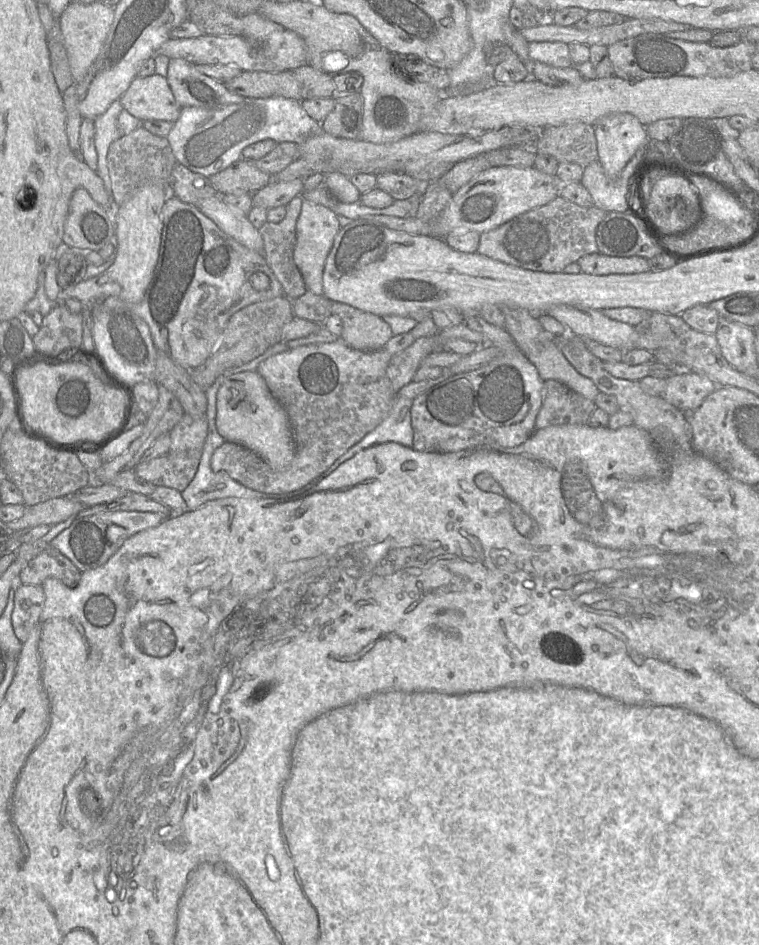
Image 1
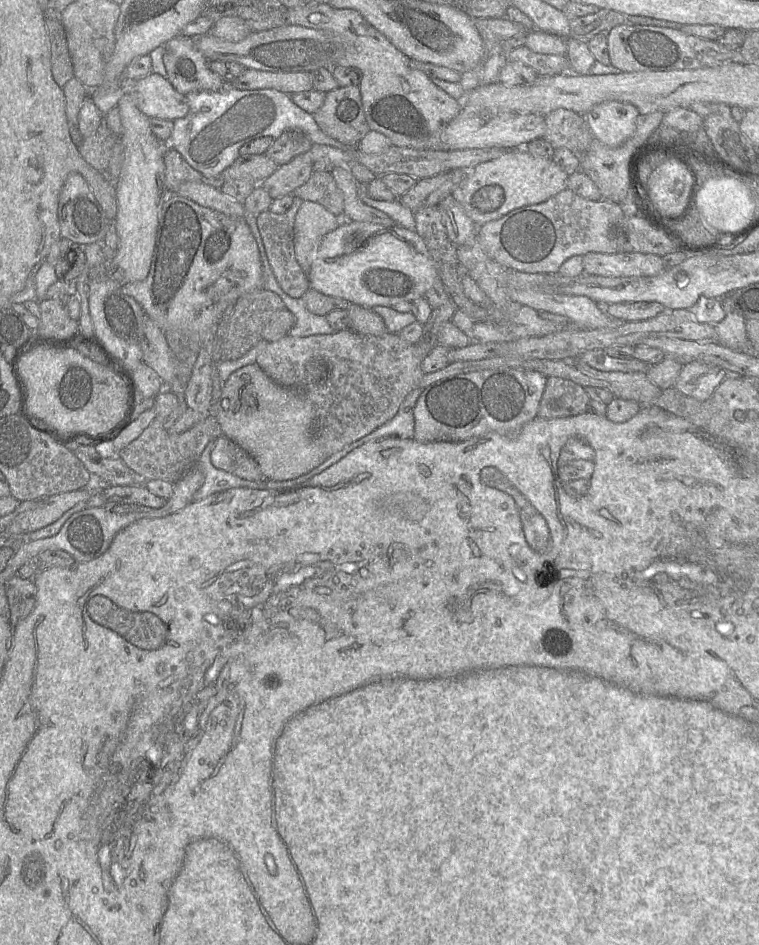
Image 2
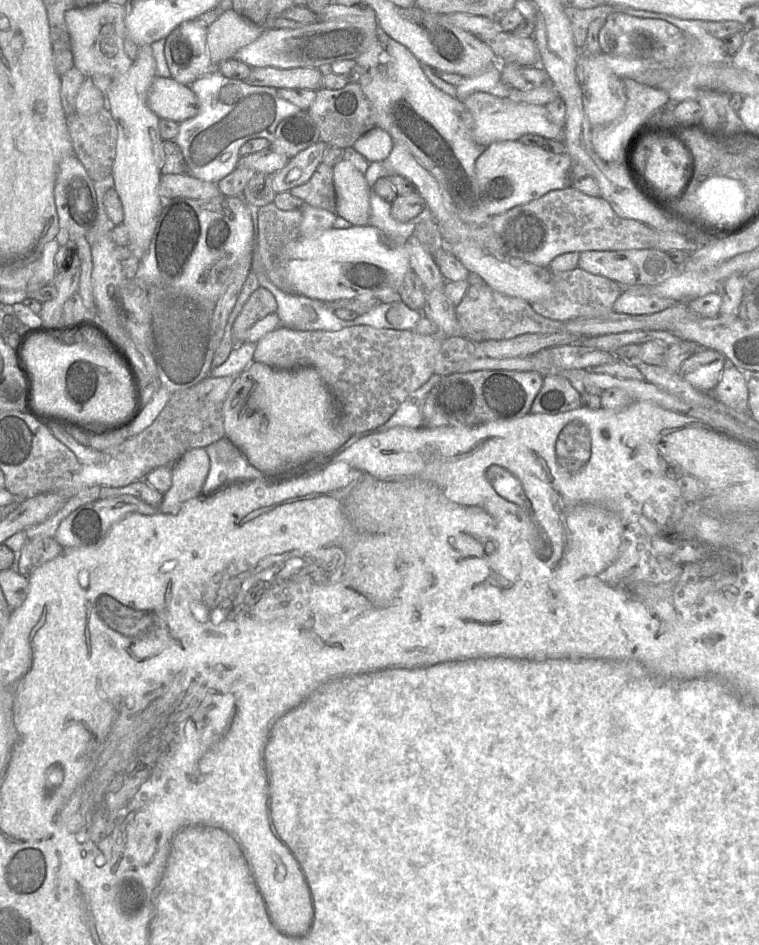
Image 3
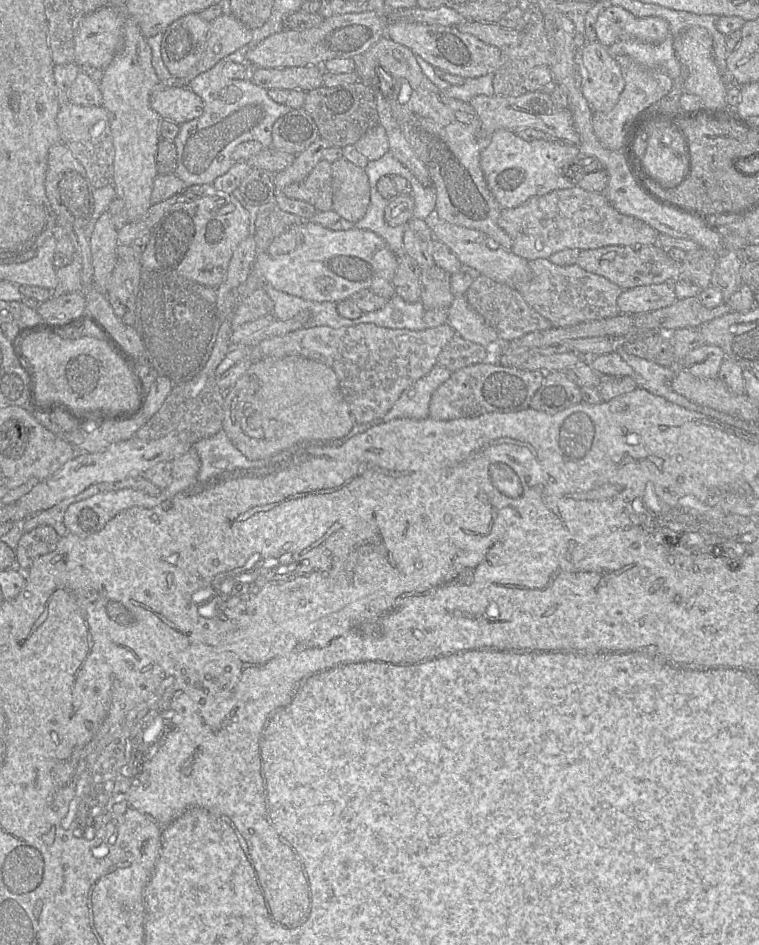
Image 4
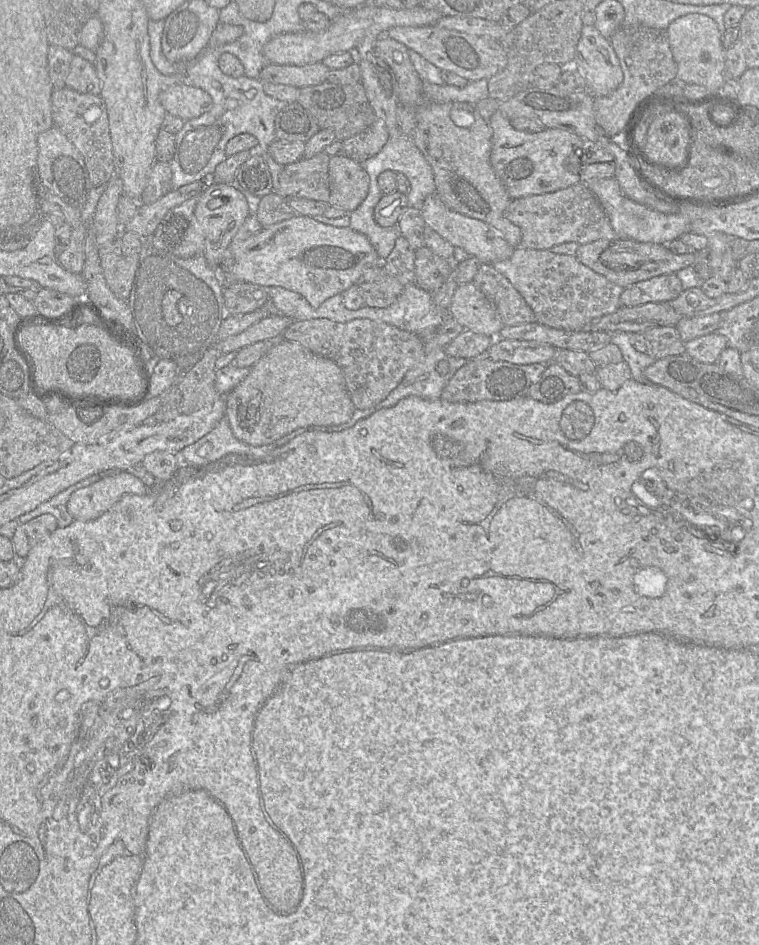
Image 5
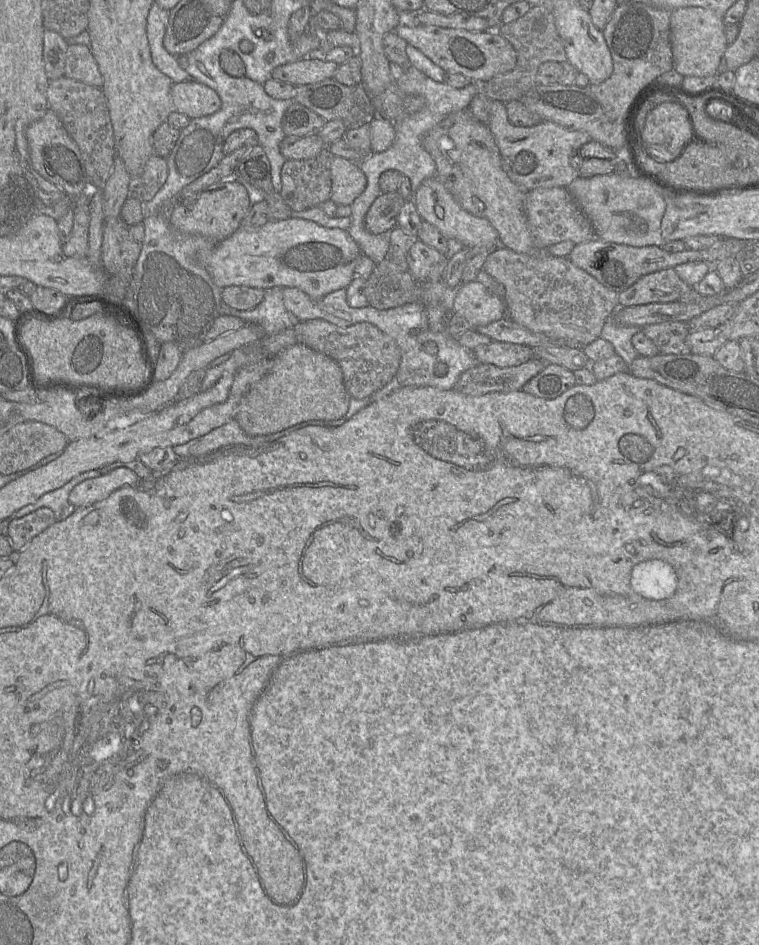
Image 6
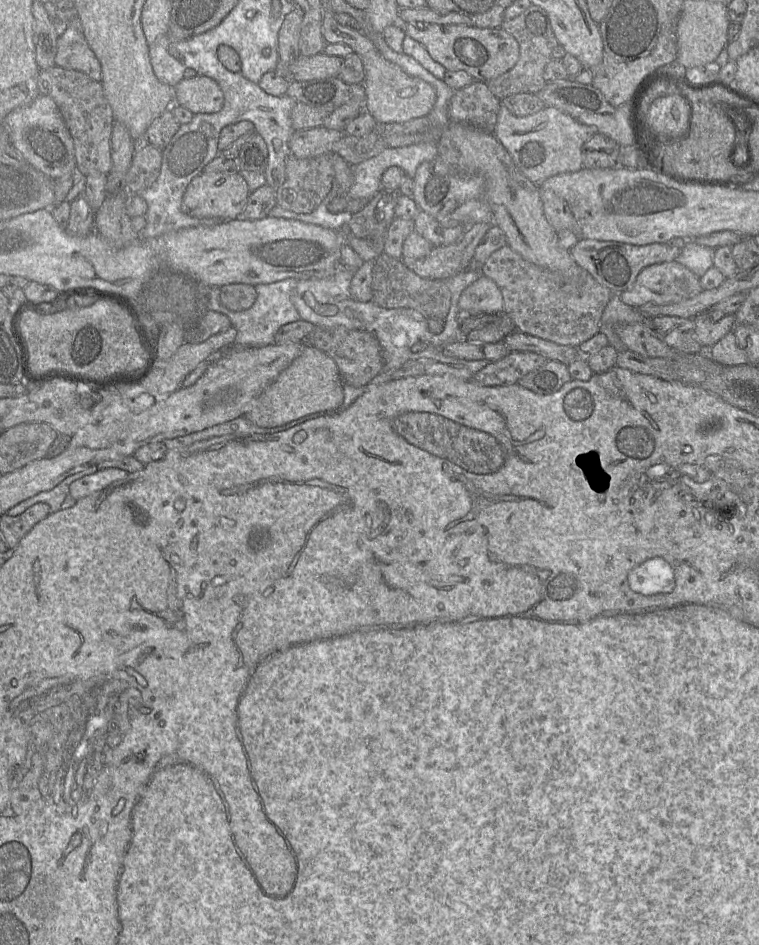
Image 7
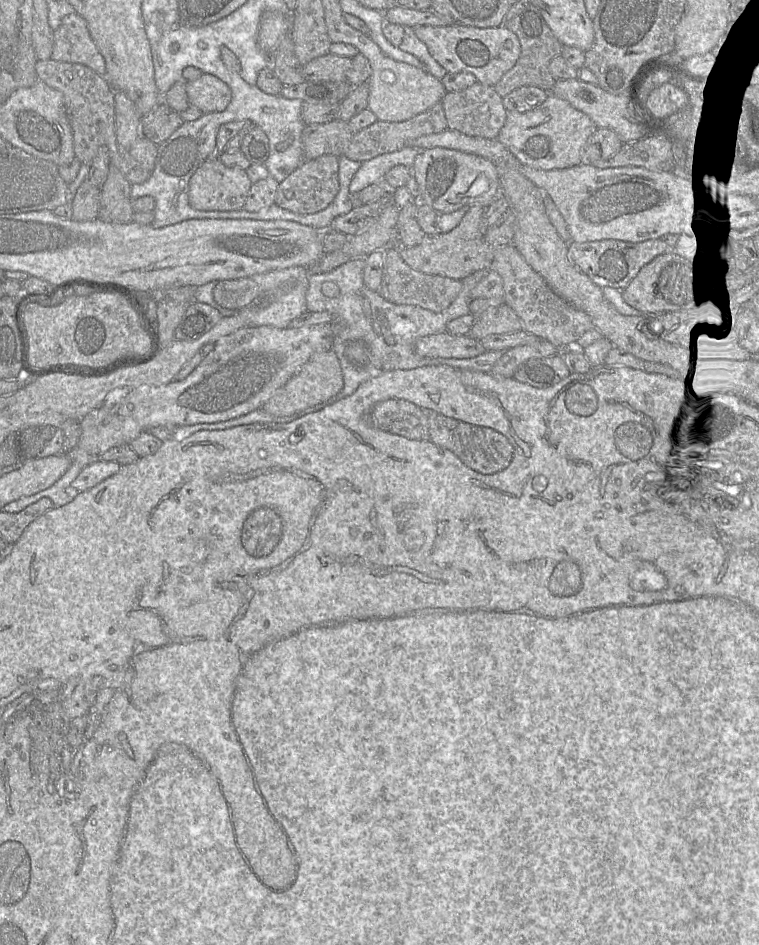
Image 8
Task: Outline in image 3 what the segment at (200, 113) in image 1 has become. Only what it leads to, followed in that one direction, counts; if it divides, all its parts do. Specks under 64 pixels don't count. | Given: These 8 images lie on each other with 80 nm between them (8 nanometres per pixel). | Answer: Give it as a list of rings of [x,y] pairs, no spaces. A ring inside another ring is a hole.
[[[217,69],[198,78],[189,87],[197,98],[198,113],[179,123],[178,135],[174,142],[185,159],[188,174],[208,182],[217,183],[237,167],[239,149],[243,144],[257,138],[264,138],[271,144],[279,122],[301,111],[298,106],[279,97],[276,88],[250,86],[244,80],[228,79]]]

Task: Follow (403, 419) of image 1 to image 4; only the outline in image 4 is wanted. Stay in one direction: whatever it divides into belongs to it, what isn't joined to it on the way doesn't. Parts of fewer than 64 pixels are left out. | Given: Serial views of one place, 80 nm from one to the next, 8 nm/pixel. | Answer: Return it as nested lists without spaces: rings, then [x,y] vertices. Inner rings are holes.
[[[437,363],[429,373],[403,391],[381,421],[387,422],[398,418],[421,420],[429,417],[431,396],[450,375],[450,370]]]

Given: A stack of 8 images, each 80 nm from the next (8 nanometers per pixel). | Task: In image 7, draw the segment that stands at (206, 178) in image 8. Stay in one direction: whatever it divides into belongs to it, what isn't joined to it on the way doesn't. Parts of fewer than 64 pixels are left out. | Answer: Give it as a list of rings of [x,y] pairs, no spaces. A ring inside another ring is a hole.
[[[204,172],[195,176],[187,186],[181,204],[183,213],[196,218],[234,220],[241,217],[250,191],[240,173]]]

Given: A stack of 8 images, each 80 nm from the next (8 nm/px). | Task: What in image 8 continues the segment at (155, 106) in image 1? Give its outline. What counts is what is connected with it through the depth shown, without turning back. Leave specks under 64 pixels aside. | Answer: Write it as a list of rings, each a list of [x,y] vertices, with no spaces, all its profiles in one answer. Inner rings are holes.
[[[202,74],[193,81],[186,82],[189,104],[206,113],[222,112],[230,104],[230,87],[212,74]]]

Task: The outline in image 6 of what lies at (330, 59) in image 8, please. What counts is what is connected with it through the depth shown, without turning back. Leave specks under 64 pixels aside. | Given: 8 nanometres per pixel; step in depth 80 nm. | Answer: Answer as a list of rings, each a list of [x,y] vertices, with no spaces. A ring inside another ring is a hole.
[[[304,57],[276,67],[271,78],[294,86],[313,84],[332,78],[339,65],[322,57]]]

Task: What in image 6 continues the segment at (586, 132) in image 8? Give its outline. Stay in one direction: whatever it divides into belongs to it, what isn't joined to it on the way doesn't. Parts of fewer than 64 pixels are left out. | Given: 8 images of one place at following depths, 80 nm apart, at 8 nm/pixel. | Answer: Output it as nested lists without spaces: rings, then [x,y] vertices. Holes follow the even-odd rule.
[[[490,101],[488,127],[499,148],[503,168],[515,184],[525,192],[537,188],[566,188],[580,176],[579,149],[591,140],[588,133],[571,130],[550,121],[541,121],[531,127],[519,127],[509,121],[507,114],[502,101]]]

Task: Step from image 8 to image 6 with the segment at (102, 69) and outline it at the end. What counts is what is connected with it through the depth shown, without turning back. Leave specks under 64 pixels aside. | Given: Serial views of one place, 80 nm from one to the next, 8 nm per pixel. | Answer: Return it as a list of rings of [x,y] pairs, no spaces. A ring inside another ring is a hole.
[[[83,44],[68,45],[64,76],[97,88],[103,85],[91,48]]]

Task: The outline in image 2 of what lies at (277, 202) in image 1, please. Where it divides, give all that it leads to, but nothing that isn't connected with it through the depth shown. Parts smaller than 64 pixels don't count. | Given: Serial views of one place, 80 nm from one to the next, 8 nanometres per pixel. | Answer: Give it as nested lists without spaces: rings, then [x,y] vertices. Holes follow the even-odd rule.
[[[305,152],[297,155],[290,162],[279,166],[260,185],[274,200],[293,194],[296,188],[307,182],[312,173],[313,162]]]

